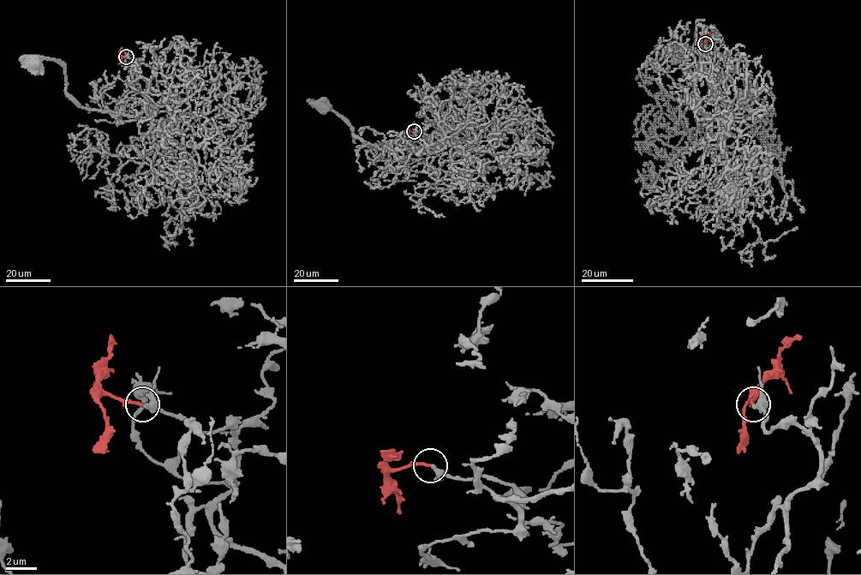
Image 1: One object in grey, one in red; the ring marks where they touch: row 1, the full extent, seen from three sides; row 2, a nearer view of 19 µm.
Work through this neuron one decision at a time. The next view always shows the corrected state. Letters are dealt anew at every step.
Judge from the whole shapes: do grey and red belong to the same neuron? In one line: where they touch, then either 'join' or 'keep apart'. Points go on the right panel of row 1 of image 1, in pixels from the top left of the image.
at (705, 44); join

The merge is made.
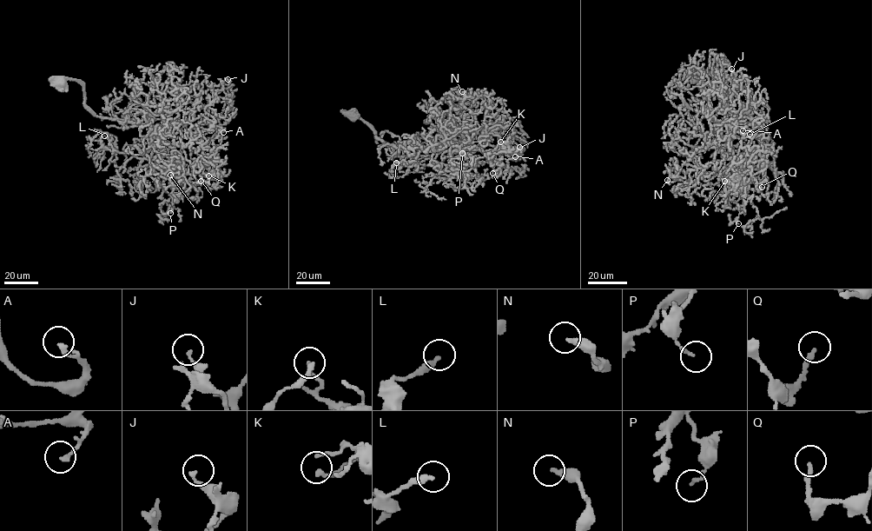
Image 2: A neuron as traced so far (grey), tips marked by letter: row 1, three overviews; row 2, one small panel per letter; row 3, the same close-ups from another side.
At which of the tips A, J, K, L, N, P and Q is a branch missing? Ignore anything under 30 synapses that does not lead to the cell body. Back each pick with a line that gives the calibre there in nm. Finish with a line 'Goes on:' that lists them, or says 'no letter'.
Goes on: no letter

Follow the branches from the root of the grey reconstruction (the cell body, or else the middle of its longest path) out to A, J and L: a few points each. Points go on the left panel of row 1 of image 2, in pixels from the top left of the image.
A: (61, 85), (67, 80), (80, 82), (84, 106), (99, 116), (148, 123), (168, 134), (208, 122), (223, 132)
J: (61, 85), (67, 80), (80, 82), (84, 106), (96, 116), (148, 123), (171, 134), (202, 122), (227, 79)
L: (61, 85), (76, 80), (96, 116), (153, 125), (164, 138), (149, 156), (103, 146), (104, 136)

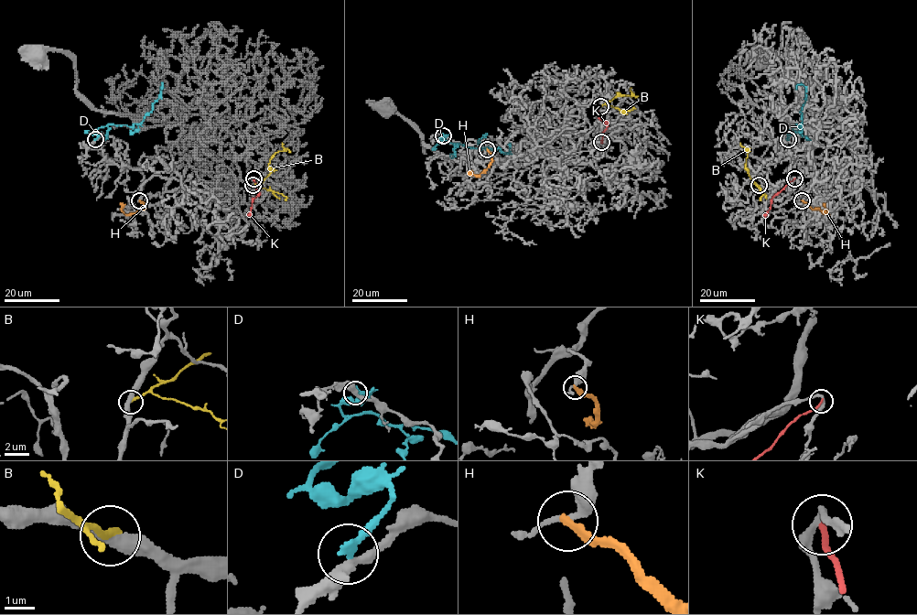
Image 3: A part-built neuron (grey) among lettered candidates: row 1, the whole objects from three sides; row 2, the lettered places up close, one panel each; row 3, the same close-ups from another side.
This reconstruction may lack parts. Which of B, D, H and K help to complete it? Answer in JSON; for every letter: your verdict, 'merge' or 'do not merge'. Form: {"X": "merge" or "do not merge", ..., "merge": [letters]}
{"B": "do not merge", "D": "do not merge", "H": "do not merge", "K": "do not merge", "merge": []}

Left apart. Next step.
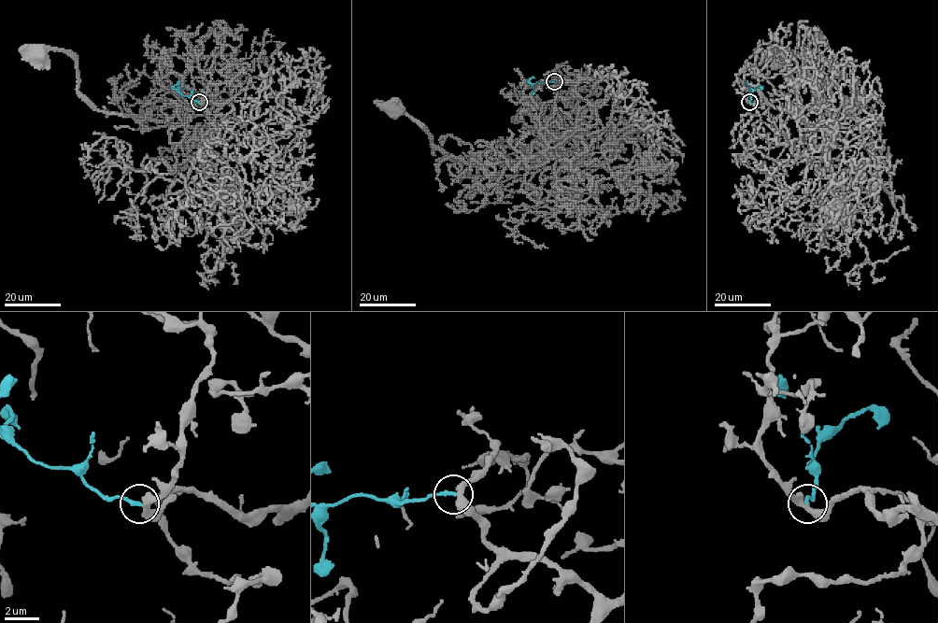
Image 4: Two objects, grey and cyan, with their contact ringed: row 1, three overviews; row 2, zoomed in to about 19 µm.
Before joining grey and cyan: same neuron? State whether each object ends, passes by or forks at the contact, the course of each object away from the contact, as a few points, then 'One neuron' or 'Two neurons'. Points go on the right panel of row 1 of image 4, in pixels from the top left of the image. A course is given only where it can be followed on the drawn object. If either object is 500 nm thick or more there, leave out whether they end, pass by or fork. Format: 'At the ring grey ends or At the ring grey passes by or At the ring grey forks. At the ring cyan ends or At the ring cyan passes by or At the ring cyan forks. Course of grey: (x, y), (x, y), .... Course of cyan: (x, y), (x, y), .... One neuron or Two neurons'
At the ring grey passes by. At the ring cyan ends. Course of grey: (749, 102), (790, 112), (832, 139), (825, 132), (832, 116), (817, 98), (821, 75), (792, 51), (777, 59). Course of cyan: (749, 102), (751, 90), (746, 81). One neuron

